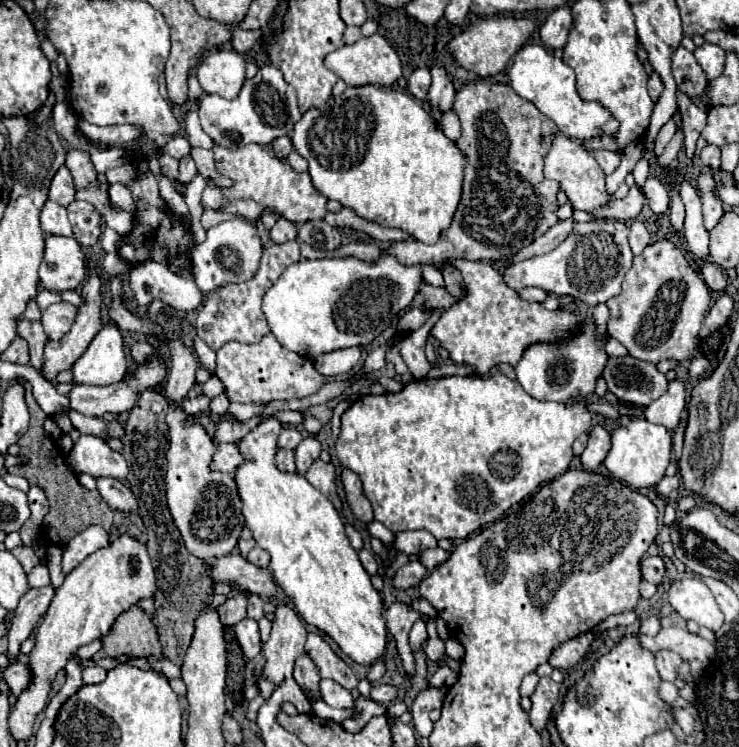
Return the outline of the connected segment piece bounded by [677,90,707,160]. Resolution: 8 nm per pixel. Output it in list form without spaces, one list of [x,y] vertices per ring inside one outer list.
[[[677,90],[677,108],[683,116],[683,132],[685,132],[685,152],[687,158],[693,160],[693,152],[695,152],[695,140],[699,138],[699,132],[705,124],[707,118],[707,110],[699,108],[685,92]]]

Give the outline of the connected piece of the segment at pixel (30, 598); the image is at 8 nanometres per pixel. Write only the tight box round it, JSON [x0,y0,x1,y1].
[7,586,55,662]

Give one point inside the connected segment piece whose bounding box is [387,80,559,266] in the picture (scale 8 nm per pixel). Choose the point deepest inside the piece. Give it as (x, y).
(507, 202)

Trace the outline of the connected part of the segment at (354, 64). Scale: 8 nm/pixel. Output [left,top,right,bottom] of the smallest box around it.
[325,34,401,86]

